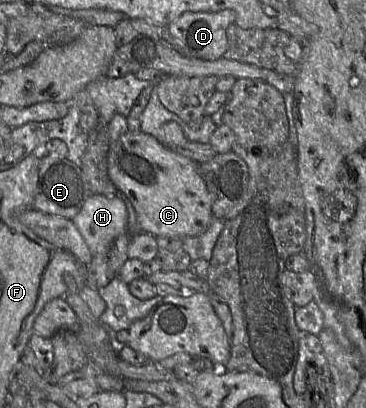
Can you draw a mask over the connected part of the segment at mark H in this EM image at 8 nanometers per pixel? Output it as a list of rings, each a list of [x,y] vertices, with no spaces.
[[[90,195],[72,219],[93,256],[108,256],[113,242],[128,232],[126,204],[119,196]]]

